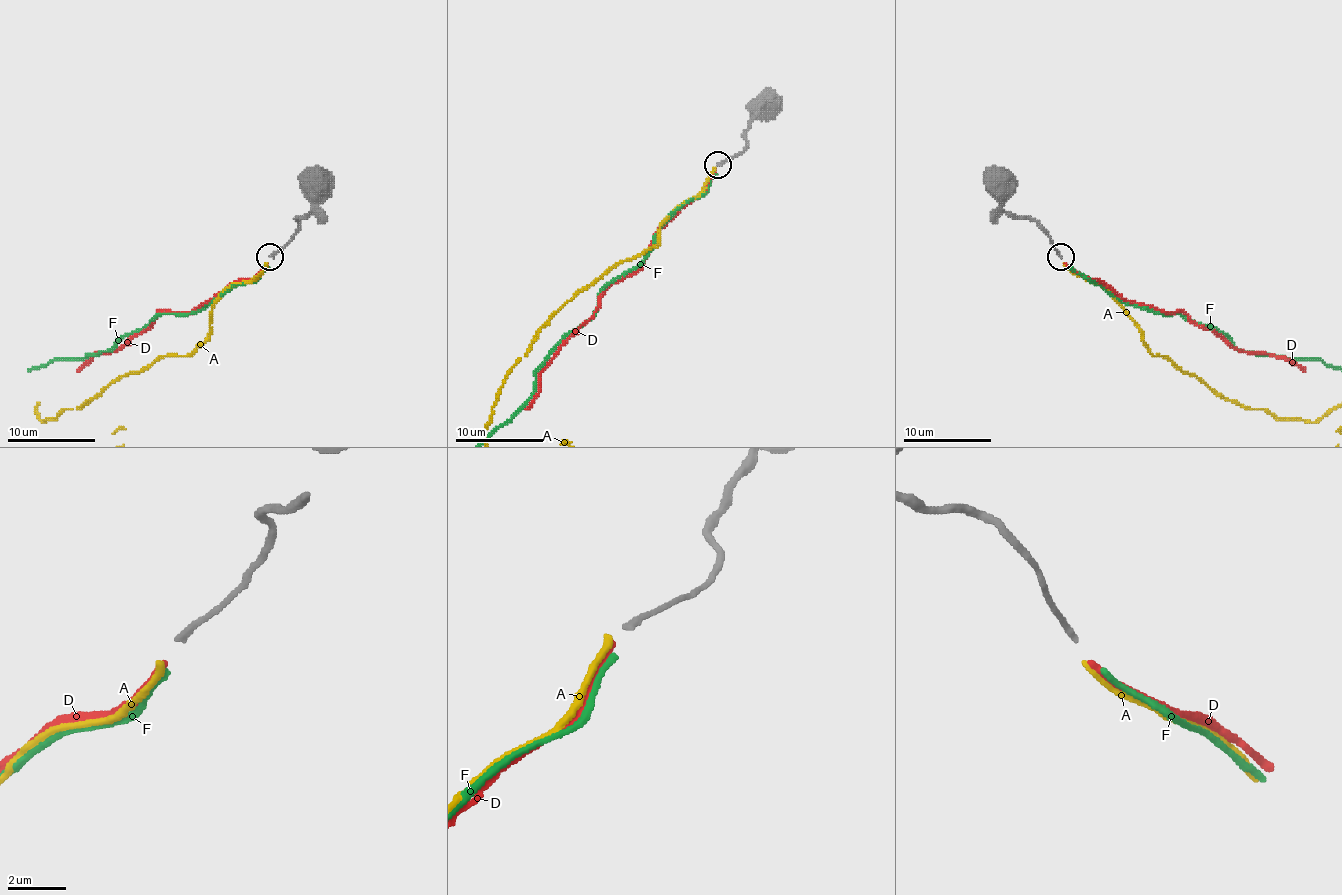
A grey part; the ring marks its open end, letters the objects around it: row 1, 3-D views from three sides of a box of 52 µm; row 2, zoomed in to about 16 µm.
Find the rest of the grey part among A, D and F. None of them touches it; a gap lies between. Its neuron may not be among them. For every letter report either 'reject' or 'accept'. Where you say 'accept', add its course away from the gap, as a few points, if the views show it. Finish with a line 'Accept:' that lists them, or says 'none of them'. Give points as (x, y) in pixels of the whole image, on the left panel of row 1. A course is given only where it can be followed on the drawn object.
A: accept
D: reject
F: reject
Accept: A

